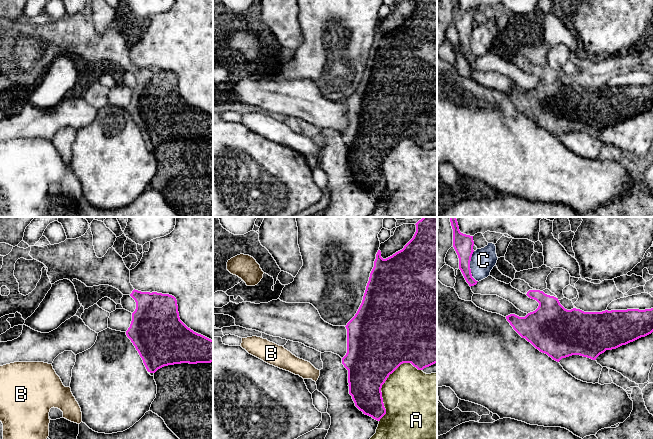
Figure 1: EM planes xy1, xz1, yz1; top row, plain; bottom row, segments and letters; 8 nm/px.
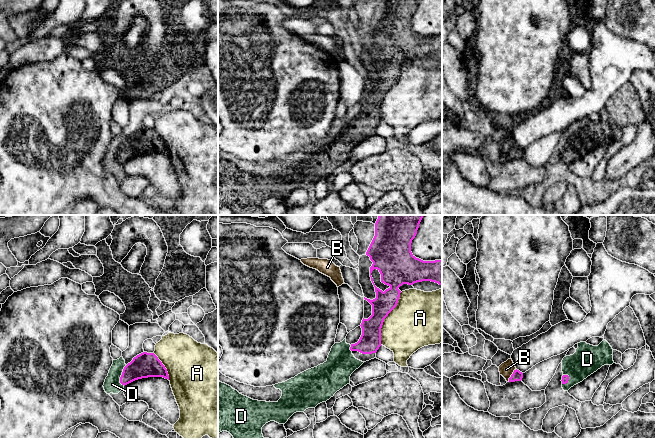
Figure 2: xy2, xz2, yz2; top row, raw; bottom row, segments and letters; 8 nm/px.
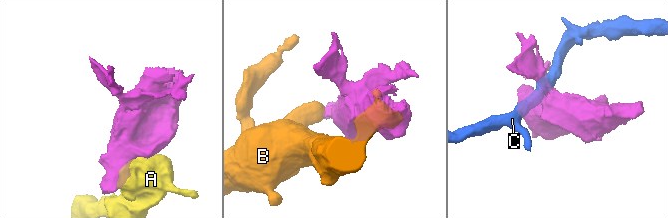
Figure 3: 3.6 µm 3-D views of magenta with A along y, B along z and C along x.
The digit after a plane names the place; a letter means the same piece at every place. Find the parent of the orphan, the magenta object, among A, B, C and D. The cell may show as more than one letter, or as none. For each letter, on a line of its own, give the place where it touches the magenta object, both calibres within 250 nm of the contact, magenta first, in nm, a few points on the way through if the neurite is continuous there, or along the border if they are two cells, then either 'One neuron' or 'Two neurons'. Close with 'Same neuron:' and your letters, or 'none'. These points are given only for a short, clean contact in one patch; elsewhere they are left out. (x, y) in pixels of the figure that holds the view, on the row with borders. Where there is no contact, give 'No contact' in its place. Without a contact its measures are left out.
A: Touches magenta at xz1 (384, 382). Thickness 440 nm (magenta) against 460 nm. Two neurons
B: Touches magenta at yz2 (511, 375). Thickness 80 nm (magenta) against 120 nm. Boundary: yz2 (516, 369), (508, 381). Two neurons
C: Touches magenta at yz1 (469, 267). Thickness 160 nm (magenta) against 200 nm. Boundary: yz1 (473, 251), (470, 257), (470, 273), (478, 281). Two neurons
D: Touches magenta at xy2 (121, 375). Thickness 200 nm (magenta) against 130 nm. Path across: xy2 (144, 365), (121, 375), (112, 384). One neuron
Same neuron: D

